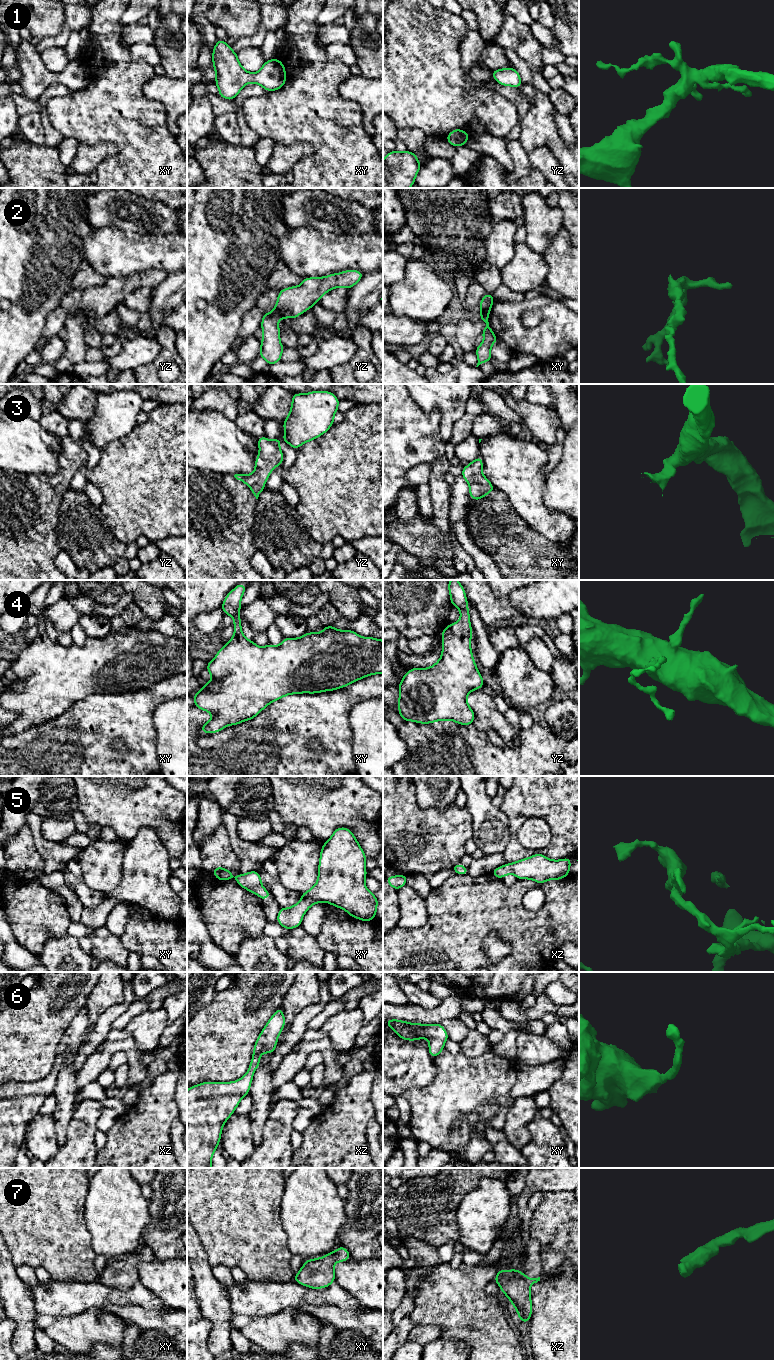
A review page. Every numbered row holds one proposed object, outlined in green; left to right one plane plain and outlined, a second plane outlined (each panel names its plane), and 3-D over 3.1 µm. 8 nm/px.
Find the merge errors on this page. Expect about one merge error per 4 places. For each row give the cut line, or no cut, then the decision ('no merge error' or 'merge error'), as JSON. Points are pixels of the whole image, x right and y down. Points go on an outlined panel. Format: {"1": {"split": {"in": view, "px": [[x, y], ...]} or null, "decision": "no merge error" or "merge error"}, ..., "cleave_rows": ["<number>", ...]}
{"1": {"split": null, "decision": "no merge error"}, "2": {"split": {"in": "yz", "px": [[274, 308], [282, 317]]}, "decision": "merge error"}, "3": {"split": null, "decision": "no merge error"}, "4": {"split": null, "decision": "no merge error"}, "5": {"split": null, "decision": "no merge error"}, "6": {"split": null, "decision": "no merge error"}, "7": {"split": null, "decision": "no merge error"}, "cleave_rows": ["2"]}

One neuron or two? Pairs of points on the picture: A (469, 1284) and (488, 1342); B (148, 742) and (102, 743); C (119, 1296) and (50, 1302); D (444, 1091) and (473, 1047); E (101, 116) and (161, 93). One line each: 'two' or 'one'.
A: one
B: one
C: one
D: two
E: two

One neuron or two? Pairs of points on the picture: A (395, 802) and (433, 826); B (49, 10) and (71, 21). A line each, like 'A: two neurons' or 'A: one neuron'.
A: one neuron
B: two neurons

